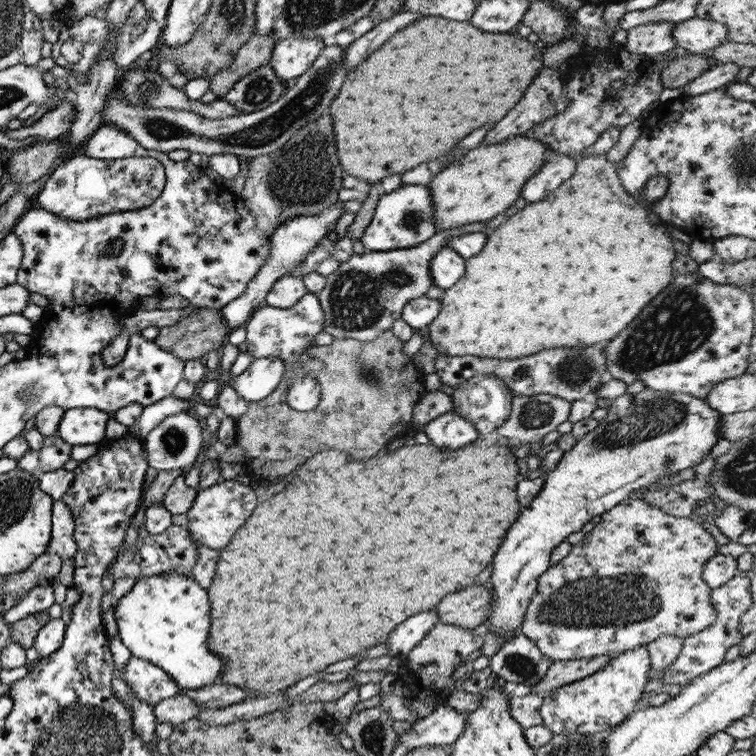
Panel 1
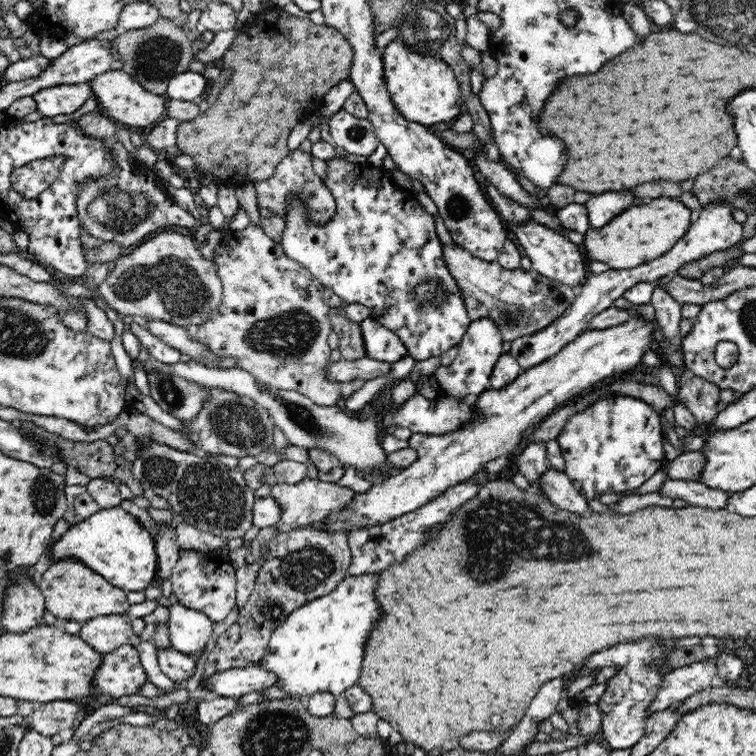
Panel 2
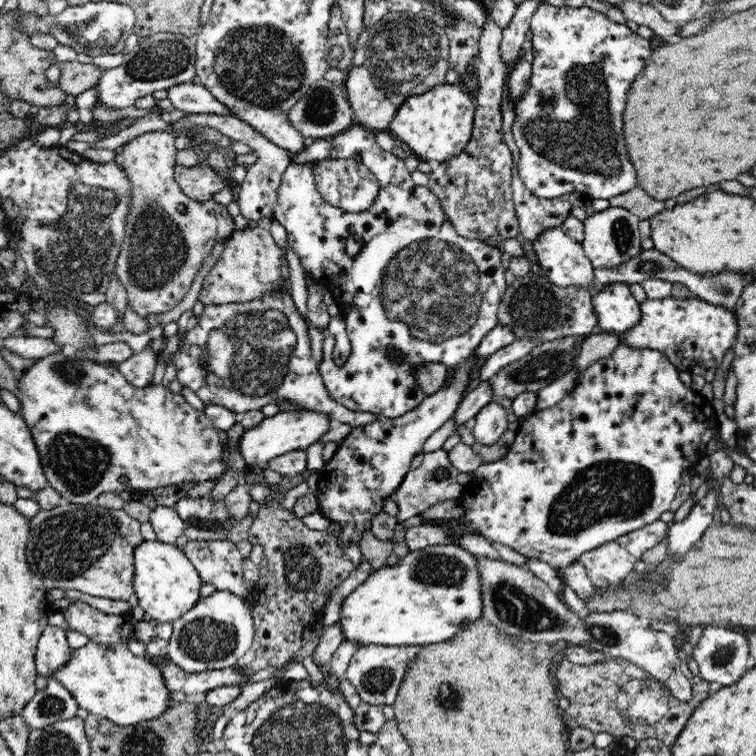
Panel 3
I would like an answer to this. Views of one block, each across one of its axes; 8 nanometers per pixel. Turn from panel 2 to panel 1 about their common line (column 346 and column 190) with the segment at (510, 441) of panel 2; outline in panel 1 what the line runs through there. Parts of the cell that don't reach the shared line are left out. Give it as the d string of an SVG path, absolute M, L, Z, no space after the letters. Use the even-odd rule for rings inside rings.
M224 480L210 488L200 489L195 497L192 507L186 513L190 521L186 527L198 543L219 551L228 544L240 526L252 516L258 504L254 489L234 480Z

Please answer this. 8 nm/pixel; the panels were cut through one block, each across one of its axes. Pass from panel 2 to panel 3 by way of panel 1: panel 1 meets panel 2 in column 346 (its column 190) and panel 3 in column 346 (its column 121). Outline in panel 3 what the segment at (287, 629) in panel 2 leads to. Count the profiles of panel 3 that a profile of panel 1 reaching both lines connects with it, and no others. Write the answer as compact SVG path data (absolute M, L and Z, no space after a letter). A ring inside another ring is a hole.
M452 544L452 545L436 545L436 546L428 546L426 548L422 548L422 550L414 550L410 551L406 556L399 558L398 564L390 565L390 562L378 570L377 572L370 573L367 580L358 586L356 590L353 590L348 597L343 601L341 612L340 612L340 620L338 623L342 625L342 633L344 633L344 640L349 639L350 641L355 641L358 643L358 648L369 645L369 644L381 644L384 646L412 646L412 645L424 645L424 644L436 644L440 642L446 642L446 640L450 640L450 638L454 638L458 632L466 626L466 624L470 624L470 622L474 622L474 620L478 620L482 616L482 589L481 589L481 575L478 567L478 563L476 563L476 557L474 555L460 547L460 545Z

